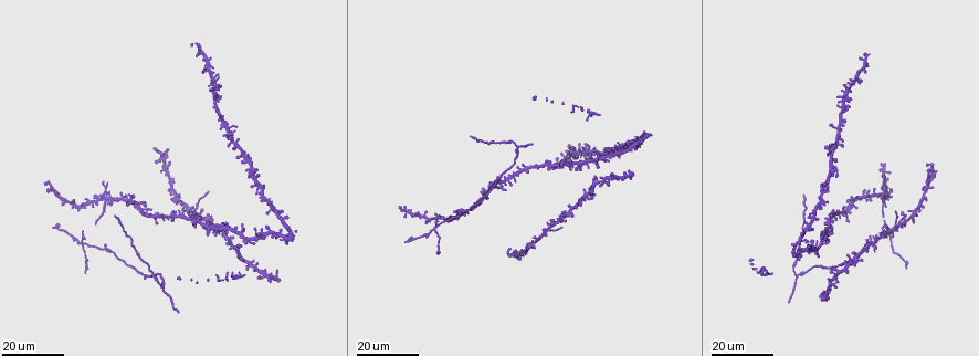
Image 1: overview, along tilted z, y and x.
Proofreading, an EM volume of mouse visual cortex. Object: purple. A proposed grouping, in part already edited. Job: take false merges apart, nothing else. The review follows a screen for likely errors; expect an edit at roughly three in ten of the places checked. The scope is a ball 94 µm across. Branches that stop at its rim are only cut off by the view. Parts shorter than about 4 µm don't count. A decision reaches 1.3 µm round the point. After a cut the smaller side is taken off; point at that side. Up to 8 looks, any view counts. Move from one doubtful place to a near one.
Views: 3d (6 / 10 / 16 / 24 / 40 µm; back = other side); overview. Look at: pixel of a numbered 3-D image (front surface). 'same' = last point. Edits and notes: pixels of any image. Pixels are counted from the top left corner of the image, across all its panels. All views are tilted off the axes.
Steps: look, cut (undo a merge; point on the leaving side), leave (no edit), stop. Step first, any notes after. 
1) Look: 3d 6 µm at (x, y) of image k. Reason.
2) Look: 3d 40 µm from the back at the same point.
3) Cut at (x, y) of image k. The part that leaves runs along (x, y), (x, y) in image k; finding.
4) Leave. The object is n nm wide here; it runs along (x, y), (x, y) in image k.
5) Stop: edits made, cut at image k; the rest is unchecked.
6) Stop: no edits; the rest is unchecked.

Look: 3d 24 µm at (105, 201) of image 1. Looks like a crossing.

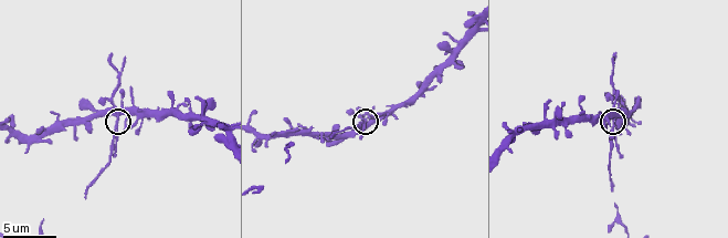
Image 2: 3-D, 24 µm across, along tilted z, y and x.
Look: 3d 10 µm at (118, 117) of image 2.

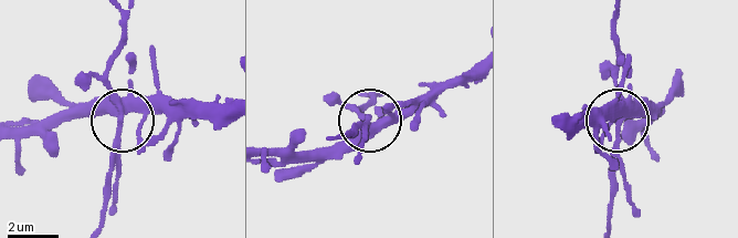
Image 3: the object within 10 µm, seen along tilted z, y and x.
Cut at (113, 151) of image 3. The part that leaves runs along (118, 120), (118, 161), (103, 224) in image 3; two neurons meet here.

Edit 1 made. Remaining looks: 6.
Look: 3d 16 µm at (433, 229) of image 1.

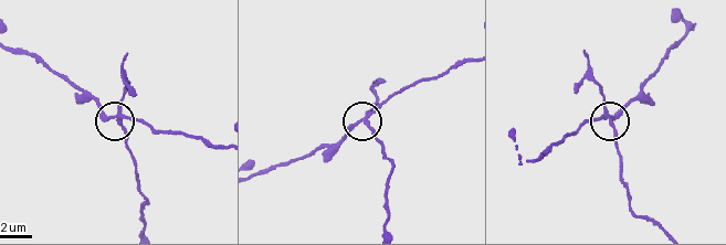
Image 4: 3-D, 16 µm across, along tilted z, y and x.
Look: 3d 10 µm at (367, 120) of image 4.

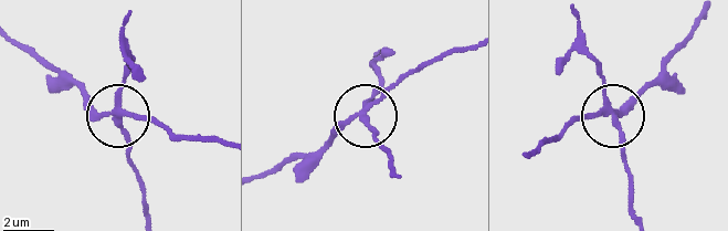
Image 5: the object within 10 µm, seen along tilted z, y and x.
Cut at (124, 75) of image 5. The object is 220 nm wide here; a second neuron is stuck on.

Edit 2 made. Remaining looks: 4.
Look: 3d 24 µm at (164, 286) of image 1. Three arms meet.

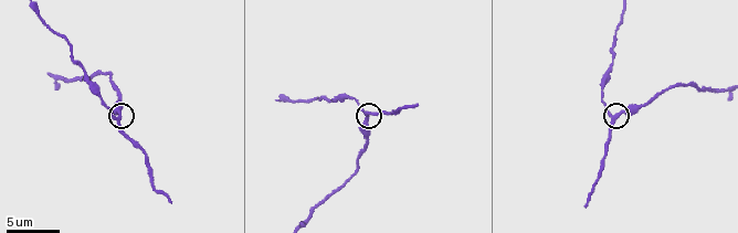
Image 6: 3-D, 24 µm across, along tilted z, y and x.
Look: 3d 6 µm at (119, 122) of image 6.

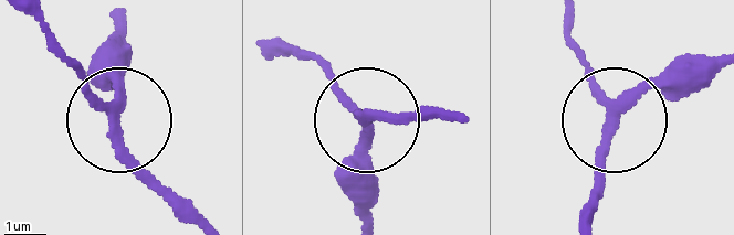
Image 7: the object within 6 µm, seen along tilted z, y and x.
Leave. 3 arms meet here; it runs along (112, 27), (123, 141), (200, 223) in image 7; continuous, no second neuron.

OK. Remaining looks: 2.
Look: 3d 24 µm at (893, 226) of image 1. Four or more arms meet.

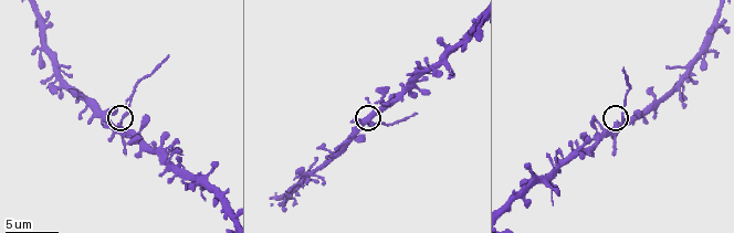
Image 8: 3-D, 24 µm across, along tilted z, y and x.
Look: 3d 10 µm at (619, 125) of image 8.

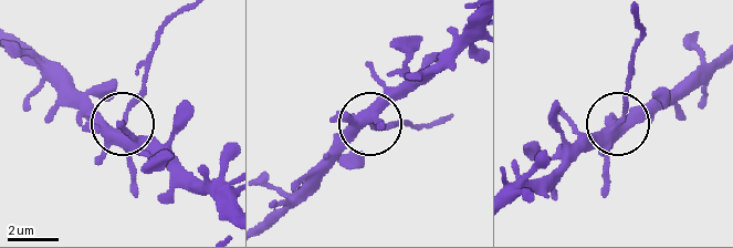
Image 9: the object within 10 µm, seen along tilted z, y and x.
Cut at (143, 93) of image 9. 5 arms meet here; the part that leaves runs along (618, 120), (639, 20) in image 9; two neurons meet here.

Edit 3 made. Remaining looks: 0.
Stop: edits made, cut at image 3, cut at image 5, cut at image 9; the rest is unchecked.

